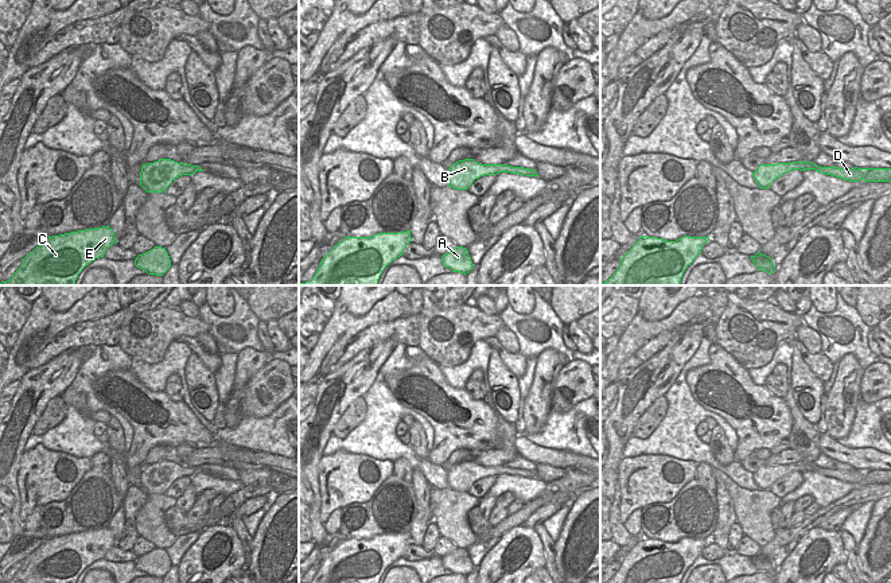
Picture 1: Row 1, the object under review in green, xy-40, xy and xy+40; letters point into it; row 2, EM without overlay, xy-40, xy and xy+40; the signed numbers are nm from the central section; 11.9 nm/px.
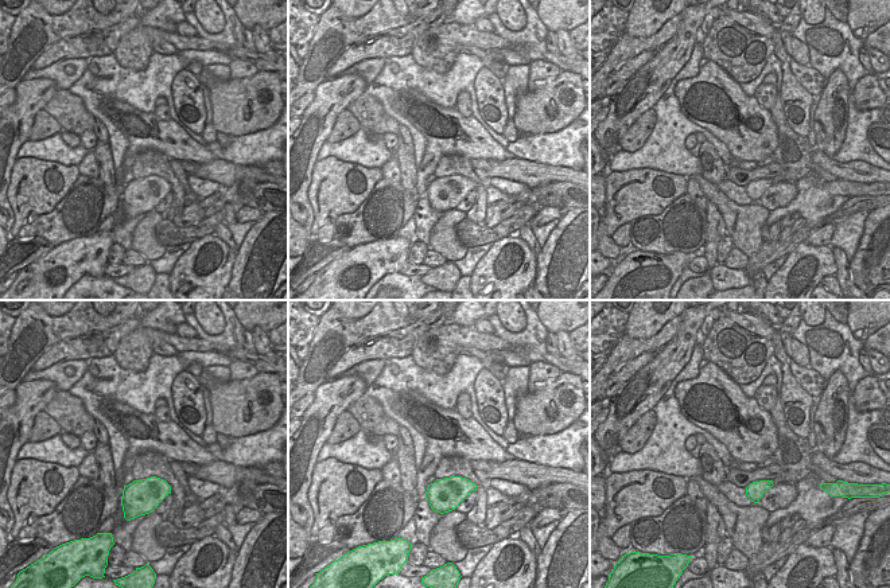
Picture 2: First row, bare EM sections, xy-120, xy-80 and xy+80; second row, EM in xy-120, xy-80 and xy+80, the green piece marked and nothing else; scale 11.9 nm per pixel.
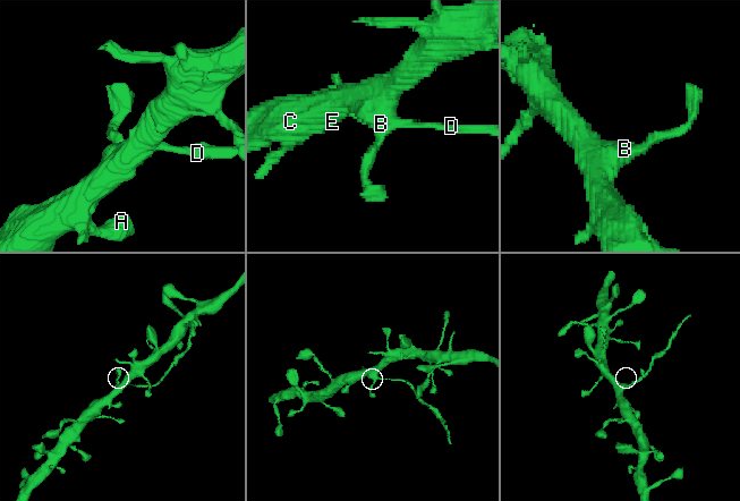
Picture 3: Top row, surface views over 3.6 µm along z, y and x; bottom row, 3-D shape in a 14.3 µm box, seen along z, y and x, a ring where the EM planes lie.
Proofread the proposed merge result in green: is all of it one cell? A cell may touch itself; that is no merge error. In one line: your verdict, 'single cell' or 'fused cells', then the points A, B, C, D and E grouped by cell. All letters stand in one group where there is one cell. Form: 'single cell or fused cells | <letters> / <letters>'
fused cells | A B C E / D

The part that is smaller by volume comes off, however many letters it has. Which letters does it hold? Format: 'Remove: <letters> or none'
Remove: D

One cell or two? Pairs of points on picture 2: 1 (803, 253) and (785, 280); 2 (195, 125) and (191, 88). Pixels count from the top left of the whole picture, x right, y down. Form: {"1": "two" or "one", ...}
{"1": "one", "2": "one"}

